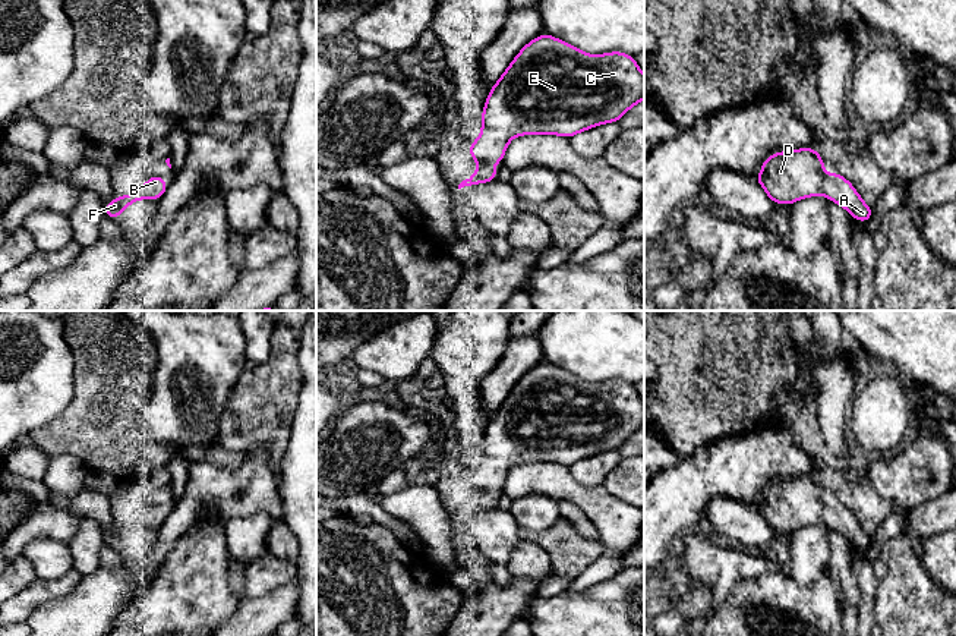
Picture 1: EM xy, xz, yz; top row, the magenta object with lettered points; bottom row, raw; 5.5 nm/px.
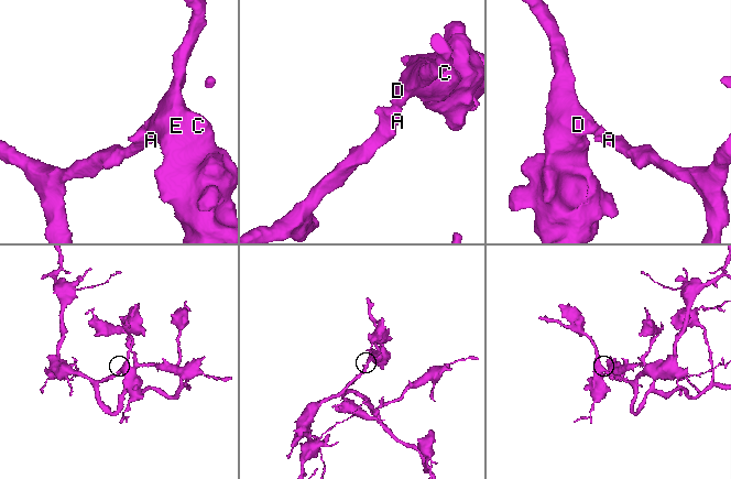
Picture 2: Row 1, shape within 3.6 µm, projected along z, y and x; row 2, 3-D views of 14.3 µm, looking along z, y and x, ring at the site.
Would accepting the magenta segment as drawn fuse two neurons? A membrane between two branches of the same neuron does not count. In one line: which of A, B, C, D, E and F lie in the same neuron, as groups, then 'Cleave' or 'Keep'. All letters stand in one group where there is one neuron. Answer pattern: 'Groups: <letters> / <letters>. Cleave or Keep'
Groups: A B C D E F. Keep

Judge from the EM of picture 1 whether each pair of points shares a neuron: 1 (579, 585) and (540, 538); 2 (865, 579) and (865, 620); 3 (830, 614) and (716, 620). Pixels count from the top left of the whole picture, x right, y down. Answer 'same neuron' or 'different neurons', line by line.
1: different neurons
2: same neuron
3: same neuron

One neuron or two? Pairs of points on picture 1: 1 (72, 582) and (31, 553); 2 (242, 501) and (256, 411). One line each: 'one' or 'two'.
1: two
2: two

